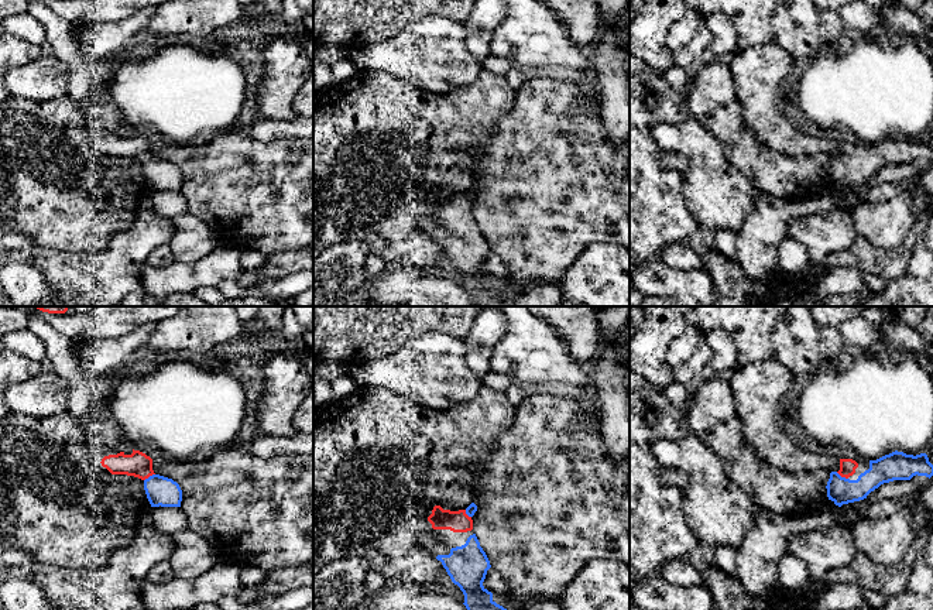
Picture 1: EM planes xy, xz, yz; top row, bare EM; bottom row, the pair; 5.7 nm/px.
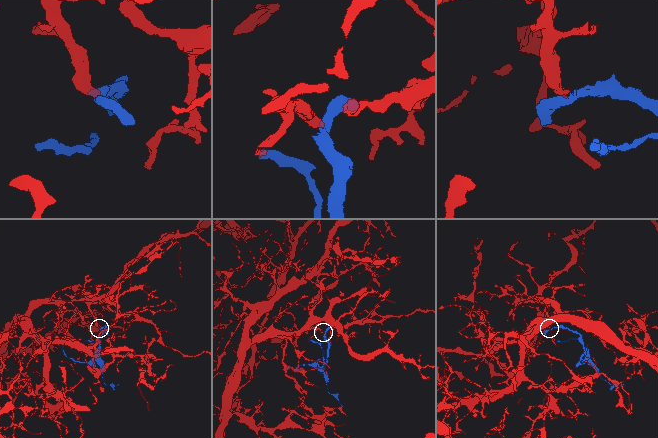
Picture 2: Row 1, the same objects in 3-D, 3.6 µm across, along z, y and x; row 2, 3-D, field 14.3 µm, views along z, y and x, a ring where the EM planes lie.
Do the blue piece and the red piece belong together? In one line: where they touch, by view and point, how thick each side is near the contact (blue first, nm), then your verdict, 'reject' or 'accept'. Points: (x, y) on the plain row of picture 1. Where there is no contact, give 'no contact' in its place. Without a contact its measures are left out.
meets blue in yz at (840, 160); 150 nm thick on the blue side, 100 nm on the other; accept

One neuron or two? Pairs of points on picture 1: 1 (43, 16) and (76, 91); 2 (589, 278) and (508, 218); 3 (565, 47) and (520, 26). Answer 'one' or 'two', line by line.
1: one
2: two
3: one

